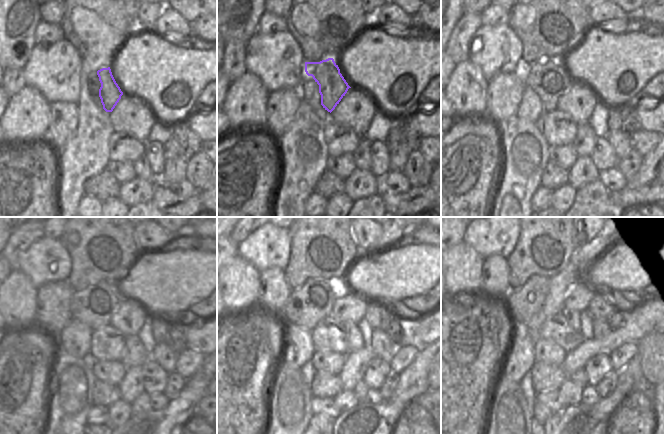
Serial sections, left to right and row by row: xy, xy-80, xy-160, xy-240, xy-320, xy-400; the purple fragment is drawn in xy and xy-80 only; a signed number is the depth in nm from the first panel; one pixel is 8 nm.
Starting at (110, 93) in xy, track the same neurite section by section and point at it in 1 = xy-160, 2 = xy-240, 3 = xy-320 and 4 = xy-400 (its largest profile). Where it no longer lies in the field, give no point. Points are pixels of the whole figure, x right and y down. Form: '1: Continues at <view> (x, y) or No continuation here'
1: Continues at xy-160 (549, 79)
2: Continues at xy-240 (94, 306)
3: Continues at xy-320 (306, 306)
4: Continues at xy-400 (523, 304)

